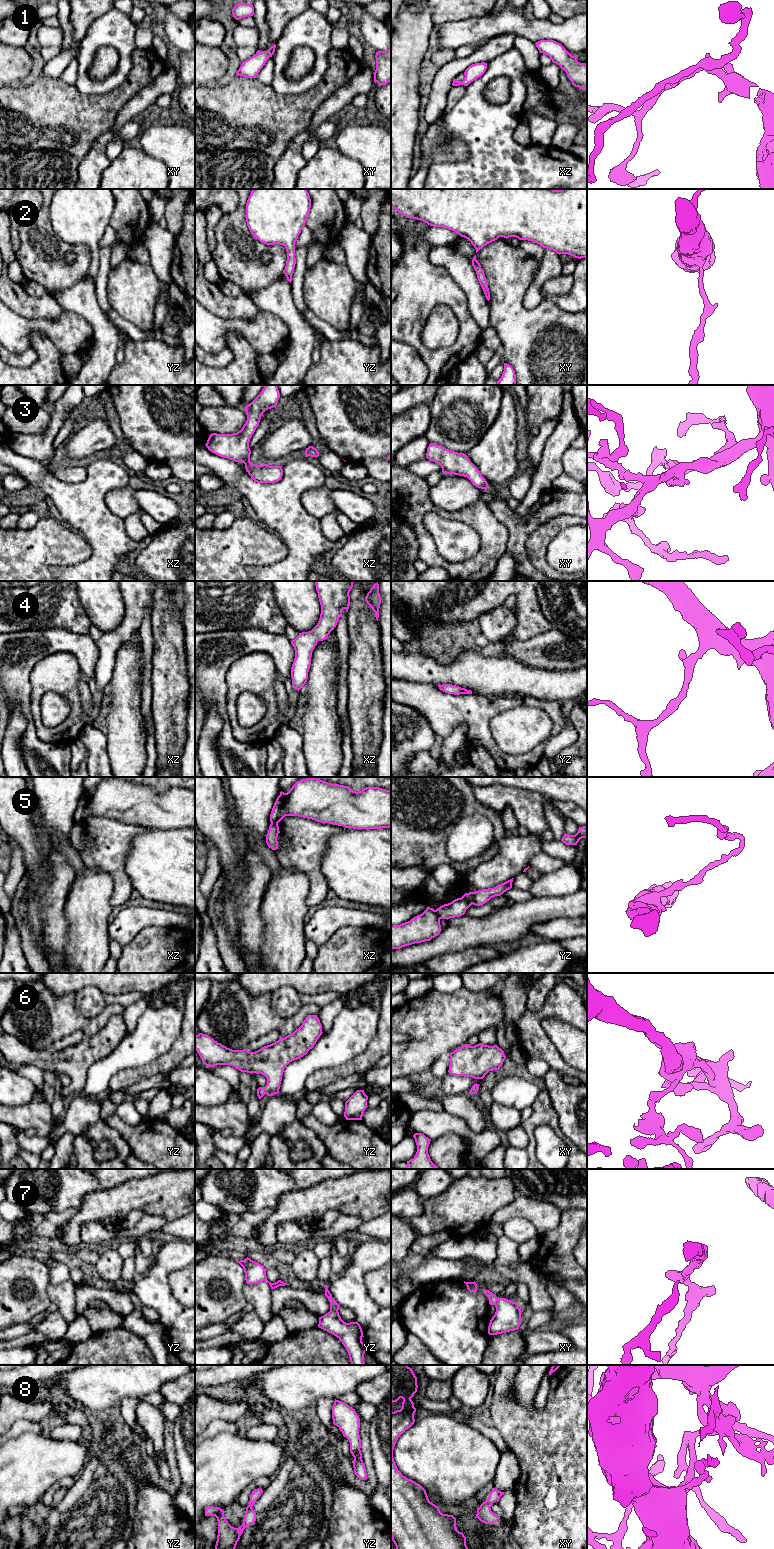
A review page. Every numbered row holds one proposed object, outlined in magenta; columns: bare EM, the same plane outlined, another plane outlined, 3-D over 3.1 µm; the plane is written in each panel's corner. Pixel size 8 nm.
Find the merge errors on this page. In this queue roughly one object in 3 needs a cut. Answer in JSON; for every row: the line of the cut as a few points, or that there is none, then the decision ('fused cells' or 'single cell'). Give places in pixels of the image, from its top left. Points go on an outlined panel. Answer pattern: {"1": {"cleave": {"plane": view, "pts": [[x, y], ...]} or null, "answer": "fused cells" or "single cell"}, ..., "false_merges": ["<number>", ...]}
{"1": {"cleave": null, "answer": "single cell"}, "2": {"cleave": null, "answer": "single cell"}, "3": {"cleave": null, "answer": "single cell"}, "4": {"cleave": null, "answer": "single cell"}, "5": {"cleave": {"plane": "yz", "pts": [[435, 910], [440, 918]]}, "answer": "fused cells"}, "6": {"cleave": null, "answer": "single cell"}, "7": {"cleave": null, "answer": "single cell"}, "8": {"cleave": null, "answer": "single cell"}, "false_merges": ["5"]}

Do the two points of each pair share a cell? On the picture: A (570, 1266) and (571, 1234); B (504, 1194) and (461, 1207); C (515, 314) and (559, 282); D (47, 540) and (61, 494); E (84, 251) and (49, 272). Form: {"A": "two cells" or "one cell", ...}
{"A": "one cell", "B": "one cell", "C": "two cells", "D": "two cells", "E": "one cell"}

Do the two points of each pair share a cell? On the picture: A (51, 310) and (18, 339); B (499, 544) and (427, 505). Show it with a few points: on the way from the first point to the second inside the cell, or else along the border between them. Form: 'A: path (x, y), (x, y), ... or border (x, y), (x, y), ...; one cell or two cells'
A: border (63, 310), (53, 319), (27, 319), (18, 314); two cells
B: path (481, 526), (470, 515), (445, 514); one cell

